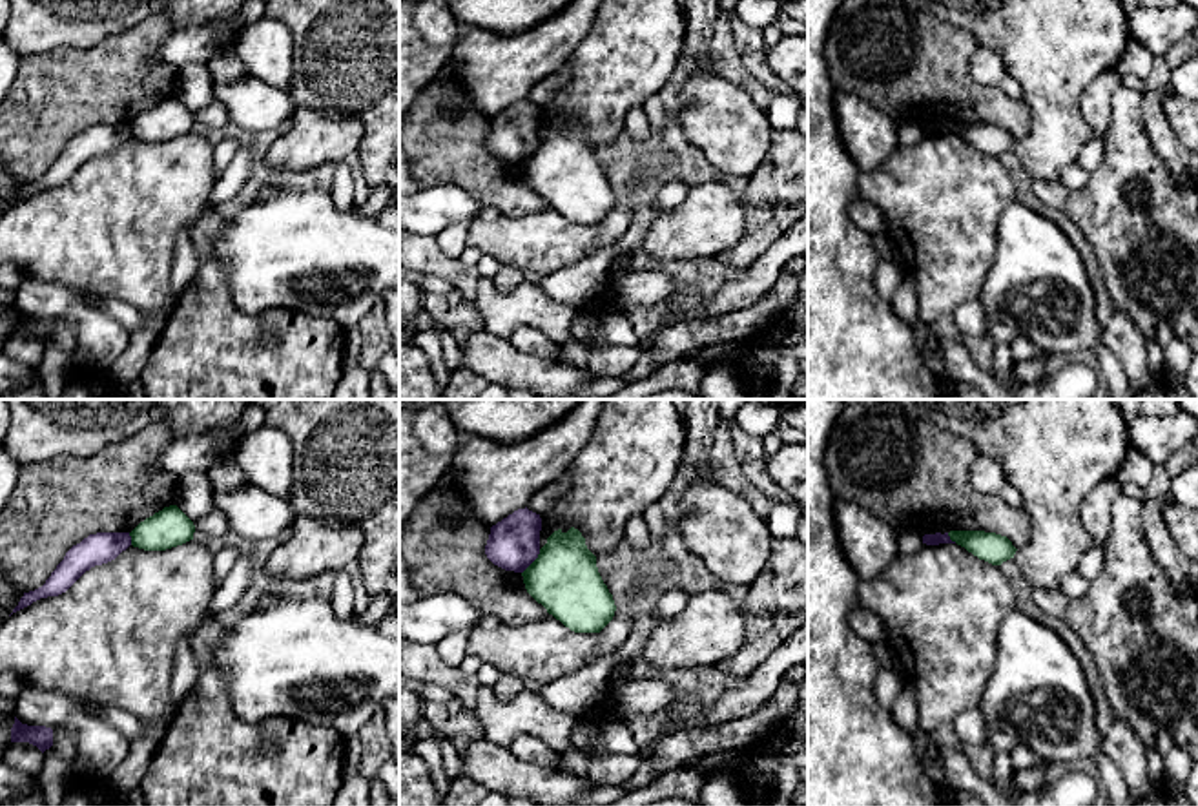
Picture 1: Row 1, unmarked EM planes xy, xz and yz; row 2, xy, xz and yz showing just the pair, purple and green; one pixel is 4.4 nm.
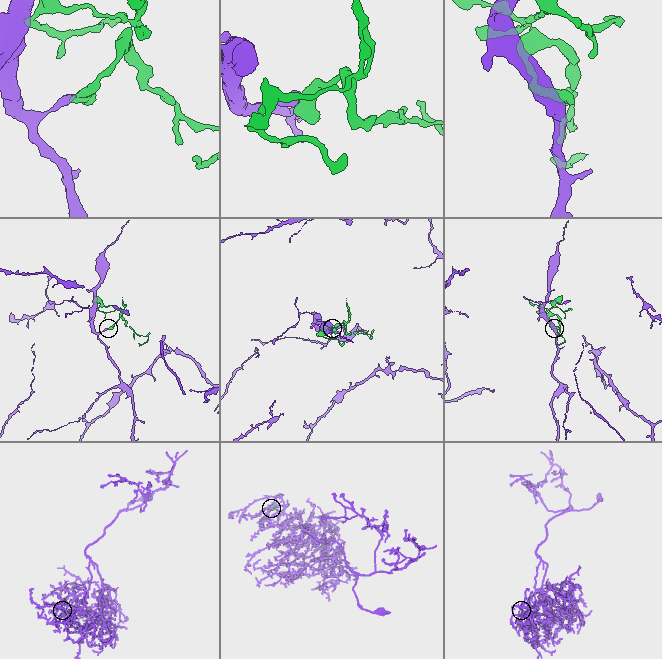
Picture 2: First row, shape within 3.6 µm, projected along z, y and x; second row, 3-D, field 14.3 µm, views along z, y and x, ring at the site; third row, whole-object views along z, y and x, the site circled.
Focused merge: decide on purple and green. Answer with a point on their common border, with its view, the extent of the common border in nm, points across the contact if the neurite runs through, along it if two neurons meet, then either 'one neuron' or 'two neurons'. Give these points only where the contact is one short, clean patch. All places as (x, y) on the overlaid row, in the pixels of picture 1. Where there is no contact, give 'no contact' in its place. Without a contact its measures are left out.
xz (533, 560) | 140 nm | along xz (540, 549), (538, 557), (522, 573) | two neurons

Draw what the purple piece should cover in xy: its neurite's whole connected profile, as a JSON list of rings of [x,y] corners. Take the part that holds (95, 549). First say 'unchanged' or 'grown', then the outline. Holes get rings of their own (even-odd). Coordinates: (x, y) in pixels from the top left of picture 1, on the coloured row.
unchanged; [[[129,532],[89,534],[66,553],[64,560],[57,565],[42,587],[24,593],[13,613],[31,605],[40,598],[66,593],[86,571],[115,560],[129,545]]]

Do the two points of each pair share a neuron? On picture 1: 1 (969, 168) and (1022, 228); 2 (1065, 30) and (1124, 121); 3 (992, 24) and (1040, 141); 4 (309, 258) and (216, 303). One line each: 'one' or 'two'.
1: two
2: two
3: one
4: two

